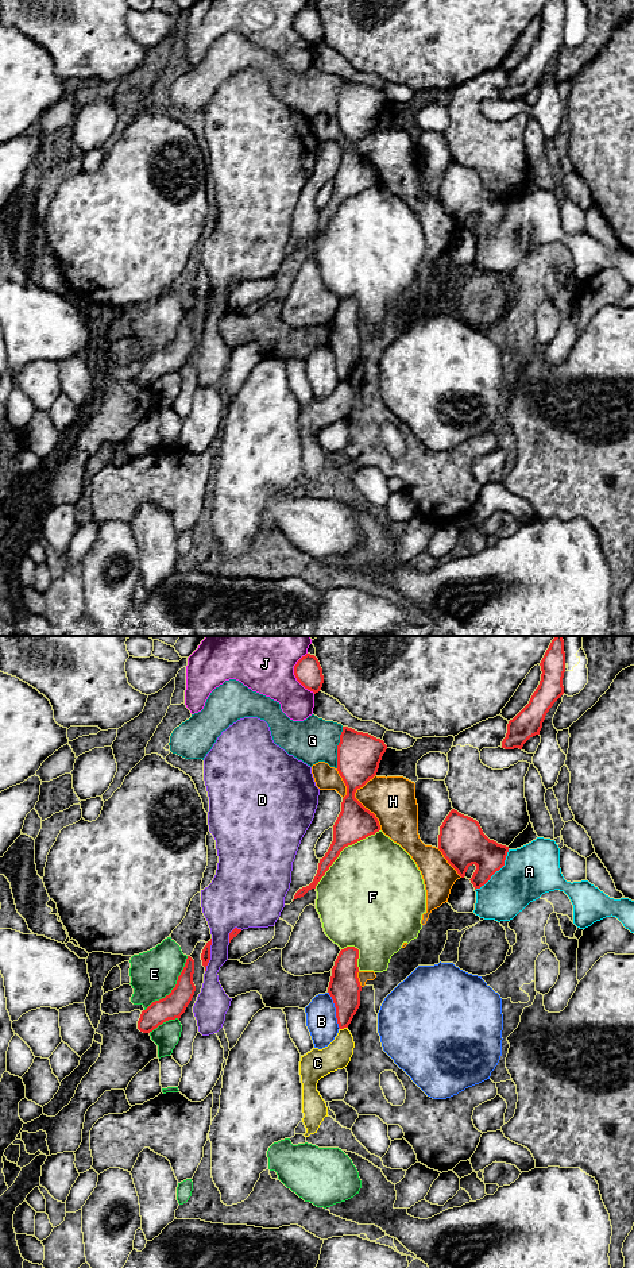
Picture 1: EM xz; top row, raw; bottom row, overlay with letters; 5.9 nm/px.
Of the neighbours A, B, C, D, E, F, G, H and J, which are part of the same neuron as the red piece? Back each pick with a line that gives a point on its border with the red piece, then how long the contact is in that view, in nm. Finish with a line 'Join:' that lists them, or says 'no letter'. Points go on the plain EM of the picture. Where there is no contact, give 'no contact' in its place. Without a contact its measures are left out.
Join: no letter

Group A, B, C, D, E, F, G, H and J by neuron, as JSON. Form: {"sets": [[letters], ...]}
{"sets": [["A"], ["B"], ["C"], ["D"], ["E"], ["F"], ["G"], ["H"], ["J"]]}

